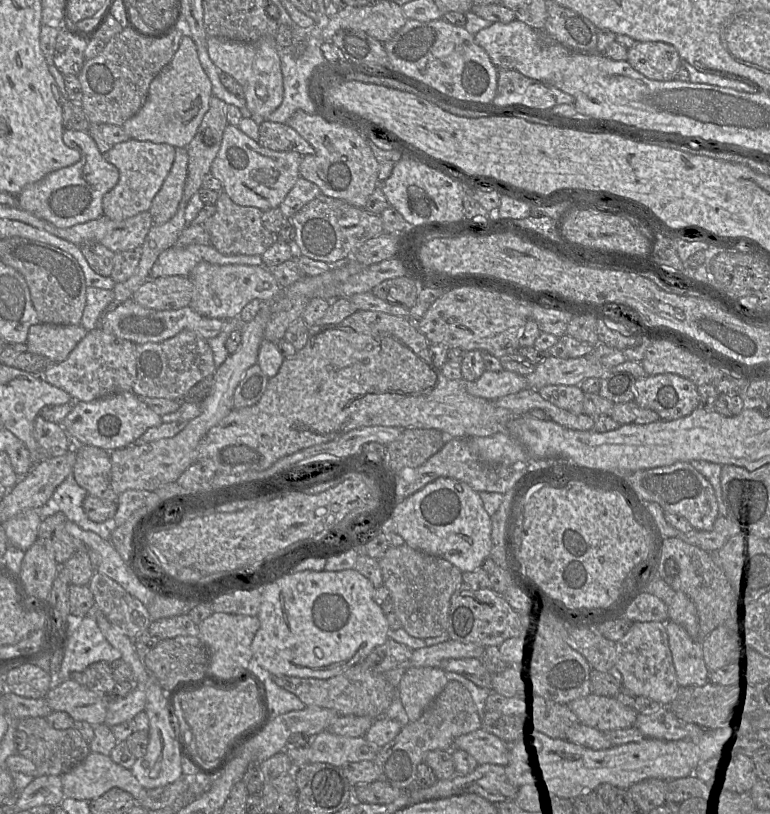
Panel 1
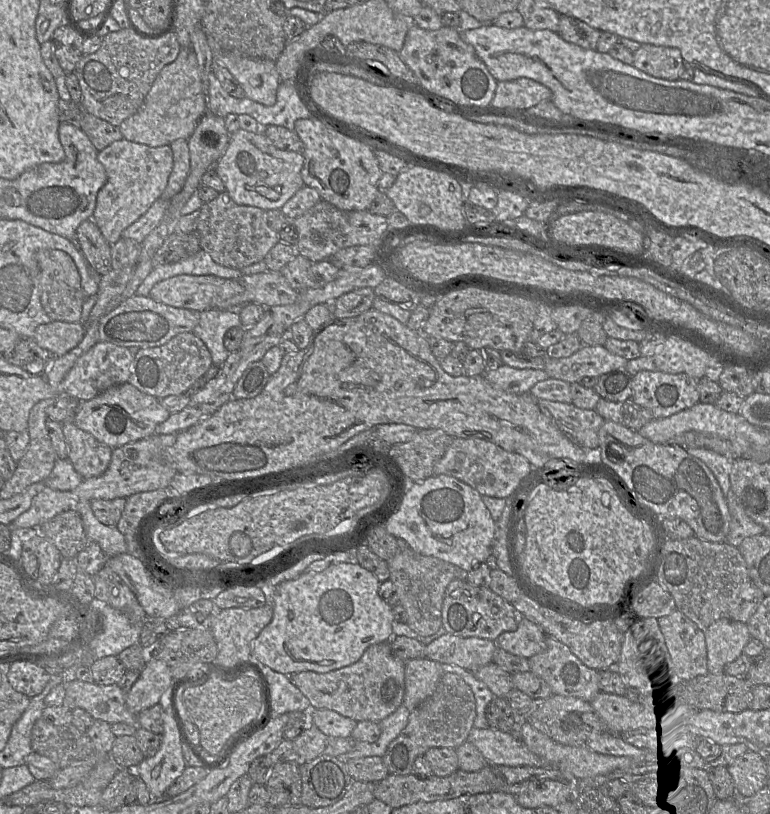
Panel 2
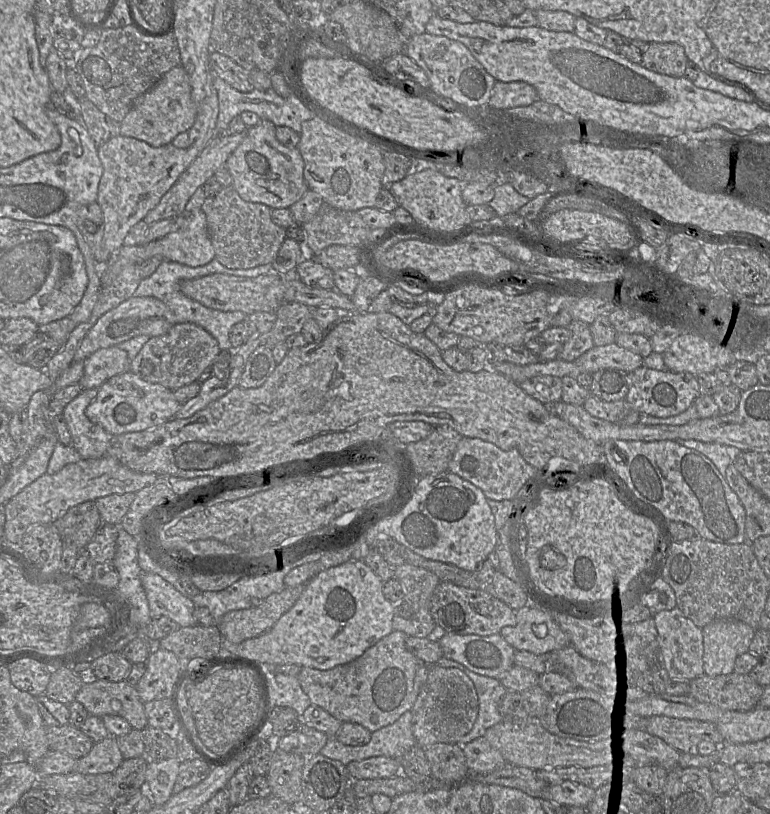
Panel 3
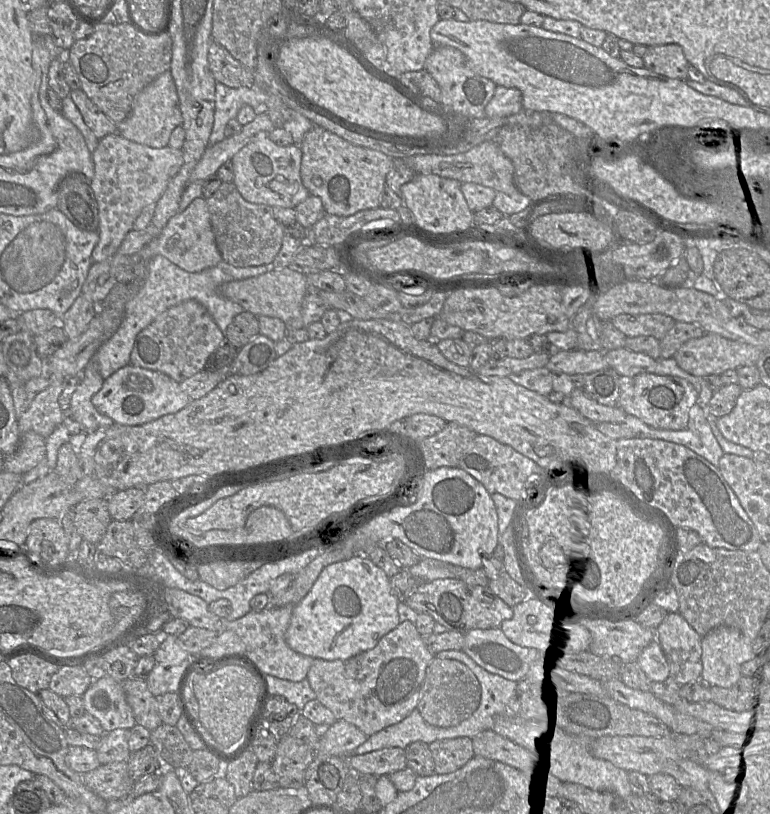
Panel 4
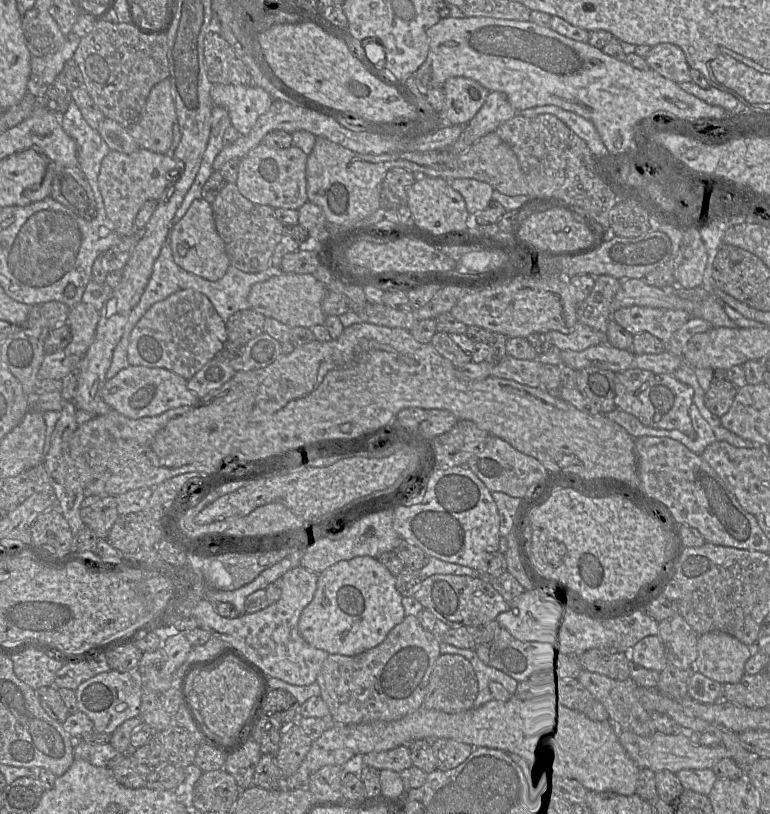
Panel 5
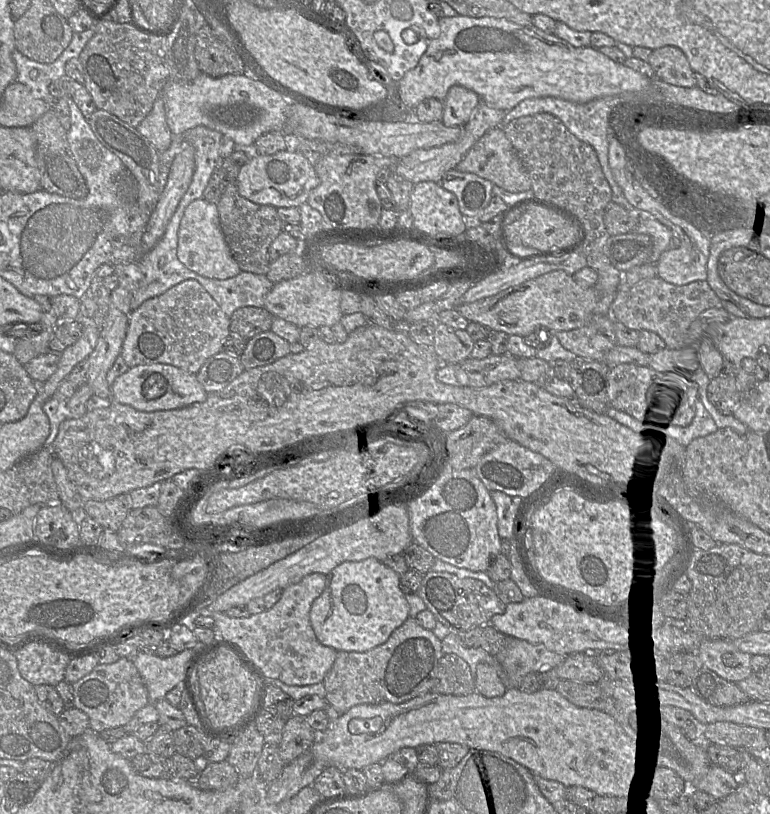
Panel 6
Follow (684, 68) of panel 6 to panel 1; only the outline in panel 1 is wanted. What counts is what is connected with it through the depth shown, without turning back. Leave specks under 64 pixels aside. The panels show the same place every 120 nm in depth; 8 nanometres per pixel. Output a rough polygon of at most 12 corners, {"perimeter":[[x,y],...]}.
{"perimeter":[[661,41],[637,42],[627,62],[652,80],[673,80],[677,49]]}

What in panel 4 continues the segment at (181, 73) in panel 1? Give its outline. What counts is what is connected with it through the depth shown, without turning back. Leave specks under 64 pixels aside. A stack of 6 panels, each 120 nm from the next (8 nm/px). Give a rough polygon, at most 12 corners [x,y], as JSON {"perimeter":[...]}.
{"perimeter":[[170,71],[134,98],[122,137],[168,146],[182,124]]}

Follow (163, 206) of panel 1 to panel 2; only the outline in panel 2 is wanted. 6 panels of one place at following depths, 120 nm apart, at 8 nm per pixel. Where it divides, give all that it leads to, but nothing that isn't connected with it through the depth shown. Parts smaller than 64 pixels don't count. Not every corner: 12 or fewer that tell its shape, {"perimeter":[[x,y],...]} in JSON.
{"perimeter":[[188,140],[170,144],[173,168],[160,199],[171,201],[190,171]]}

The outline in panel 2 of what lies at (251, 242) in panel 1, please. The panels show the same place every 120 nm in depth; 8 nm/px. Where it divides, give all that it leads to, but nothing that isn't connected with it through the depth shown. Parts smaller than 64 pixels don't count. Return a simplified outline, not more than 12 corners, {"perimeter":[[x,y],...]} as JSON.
{"perimeter":[[227,191],[200,208],[200,247],[242,269],[280,242],[266,211]]}

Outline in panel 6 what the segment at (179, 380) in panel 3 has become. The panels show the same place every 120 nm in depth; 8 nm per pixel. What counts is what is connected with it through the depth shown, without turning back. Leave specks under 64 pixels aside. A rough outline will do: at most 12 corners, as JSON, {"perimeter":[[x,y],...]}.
{"perimeter":[[195,280],[130,313],[120,355],[197,374],[230,318]]}

